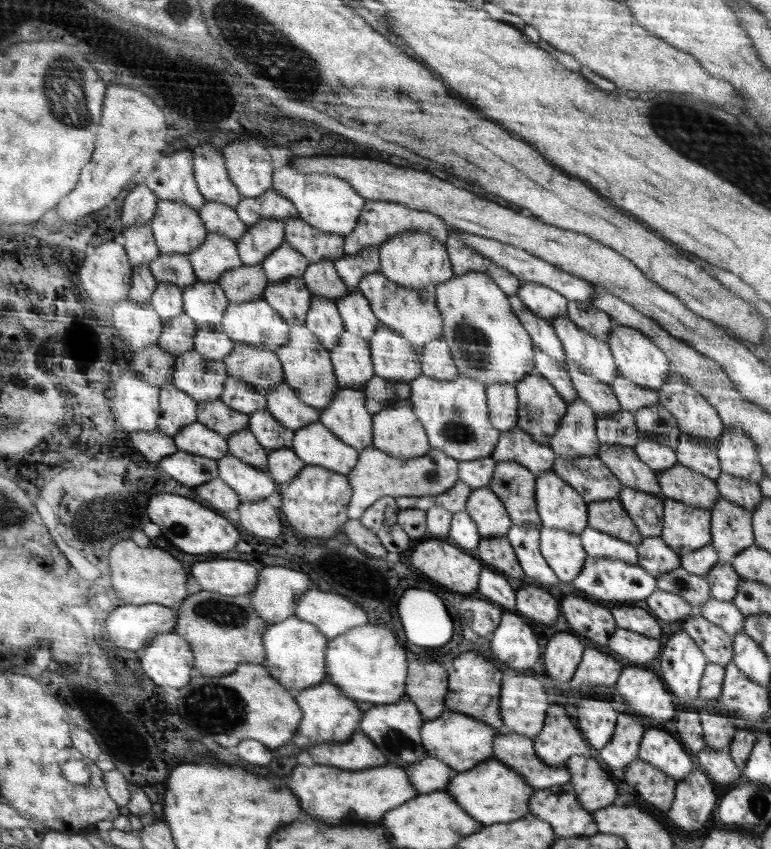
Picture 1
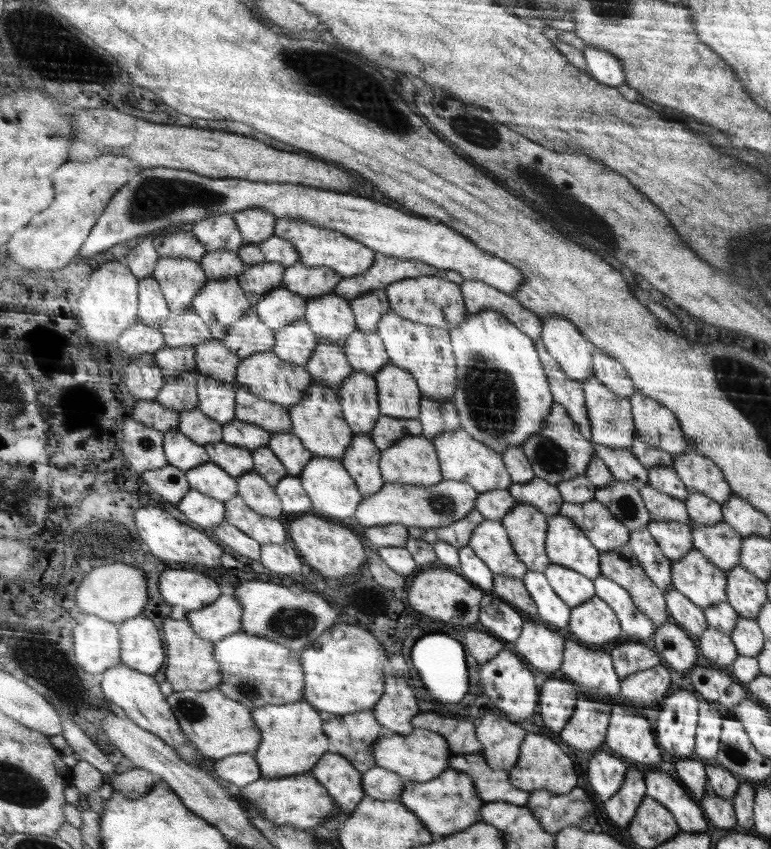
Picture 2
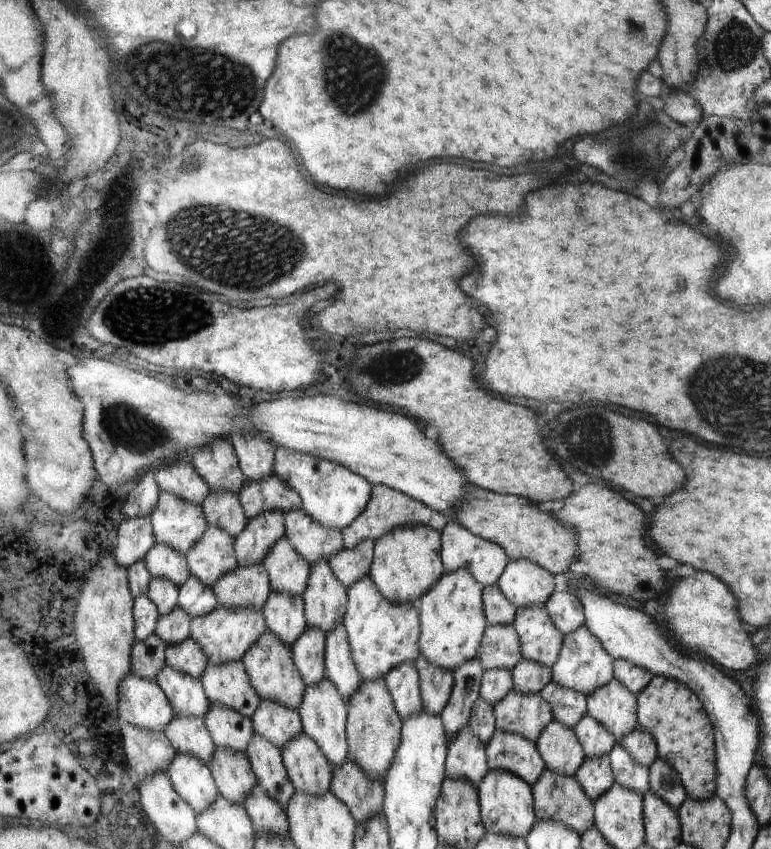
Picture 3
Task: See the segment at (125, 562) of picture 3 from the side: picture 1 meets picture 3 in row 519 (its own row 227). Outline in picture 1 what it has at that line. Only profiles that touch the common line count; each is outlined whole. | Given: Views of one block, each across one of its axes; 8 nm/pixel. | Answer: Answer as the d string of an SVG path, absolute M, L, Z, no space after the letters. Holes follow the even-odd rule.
M138 224L123 229L125 247L133 266L152 264L162 253L156 240L152 224Z

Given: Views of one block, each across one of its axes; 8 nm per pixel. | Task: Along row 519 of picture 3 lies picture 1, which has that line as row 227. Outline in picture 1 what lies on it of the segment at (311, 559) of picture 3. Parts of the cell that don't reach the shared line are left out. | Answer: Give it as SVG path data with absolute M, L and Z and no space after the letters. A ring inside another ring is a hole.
M288 218L285 223L285 240L302 253L309 264L322 260L340 260L345 255L345 239L326 234L300 218Z

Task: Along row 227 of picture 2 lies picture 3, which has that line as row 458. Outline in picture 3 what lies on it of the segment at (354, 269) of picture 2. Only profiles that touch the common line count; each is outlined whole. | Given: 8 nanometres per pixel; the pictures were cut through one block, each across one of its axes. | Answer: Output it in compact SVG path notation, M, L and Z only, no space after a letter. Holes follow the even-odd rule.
M282 446L276 448L276 468L273 472L302 498L301 508L306 514L332 530L343 531L350 526L361 516L372 497L373 486L362 475L354 474L346 466L332 460L314 458L304 452L292 452Z

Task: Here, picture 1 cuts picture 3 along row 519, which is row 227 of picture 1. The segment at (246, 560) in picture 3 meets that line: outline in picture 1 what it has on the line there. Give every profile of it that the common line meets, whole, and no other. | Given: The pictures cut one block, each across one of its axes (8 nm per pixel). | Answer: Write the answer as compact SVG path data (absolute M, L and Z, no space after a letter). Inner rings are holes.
M264 218L247 228L244 236L237 242L237 251L246 266L256 266L284 240L285 223L276 218Z

